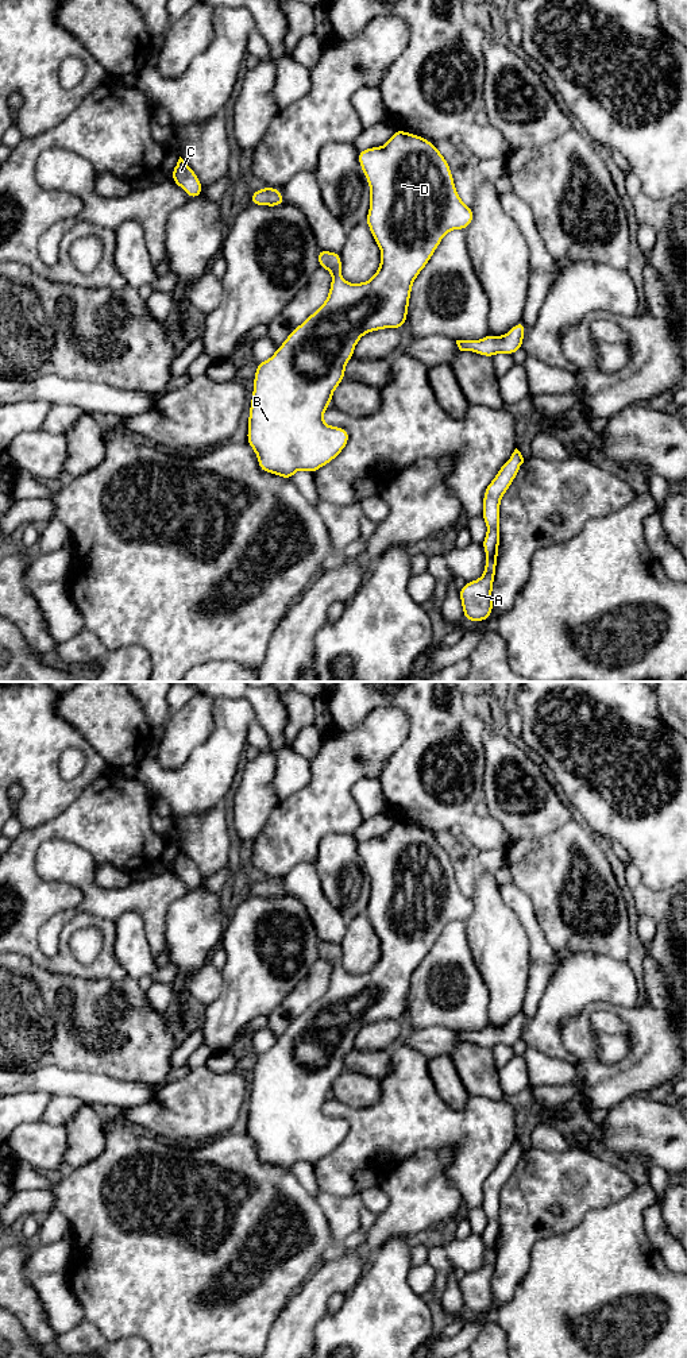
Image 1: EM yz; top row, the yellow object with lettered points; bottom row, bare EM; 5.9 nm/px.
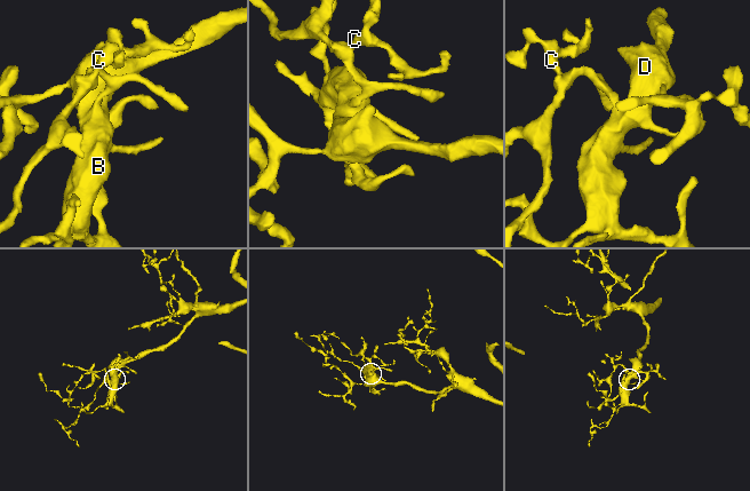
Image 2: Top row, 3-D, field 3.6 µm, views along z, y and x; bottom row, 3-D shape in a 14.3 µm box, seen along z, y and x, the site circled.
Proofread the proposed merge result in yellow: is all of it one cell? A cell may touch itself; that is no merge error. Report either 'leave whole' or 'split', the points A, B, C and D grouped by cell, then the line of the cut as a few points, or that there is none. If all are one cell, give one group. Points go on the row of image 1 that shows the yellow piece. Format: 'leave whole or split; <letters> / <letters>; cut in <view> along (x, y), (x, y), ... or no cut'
leave whole; A B C D; no cut

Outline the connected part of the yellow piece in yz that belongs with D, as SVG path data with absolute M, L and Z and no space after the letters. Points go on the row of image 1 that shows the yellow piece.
M395 130L382 147L359 151L359 165L370 185L370 209L366 223L381 248L381 265L374 277L362 283L350 283L341 277L340 252L317 250L319 266L332 274L325 302L301 325L296 327L274 355L259 362L254 375L254 390L248 414L247 443L255 451L260 471L293 479L298 470L312 475L331 463L347 445L348 431L329 427L323 414L331 405L332 394L346 378L344 370L354 356L354 348L364 333L377 329L401 329L408 319L412 285L431 256L440 246L444 235L452 229L466 229L474 219L472 208L459 197L447 159L427 138Z

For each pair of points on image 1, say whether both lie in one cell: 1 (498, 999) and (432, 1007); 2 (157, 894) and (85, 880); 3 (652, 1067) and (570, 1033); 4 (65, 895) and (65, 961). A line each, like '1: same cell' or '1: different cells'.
1: different cells
2: same cell
3: same cell
4: same cell

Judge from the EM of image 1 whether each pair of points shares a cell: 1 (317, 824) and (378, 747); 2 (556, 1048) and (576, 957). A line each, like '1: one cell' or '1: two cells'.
1: one cell
2: one cell

